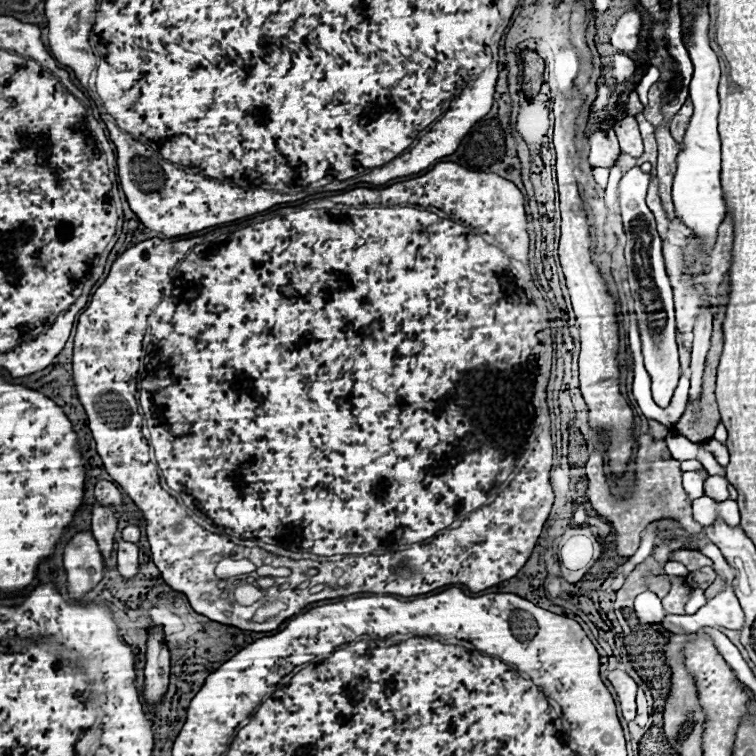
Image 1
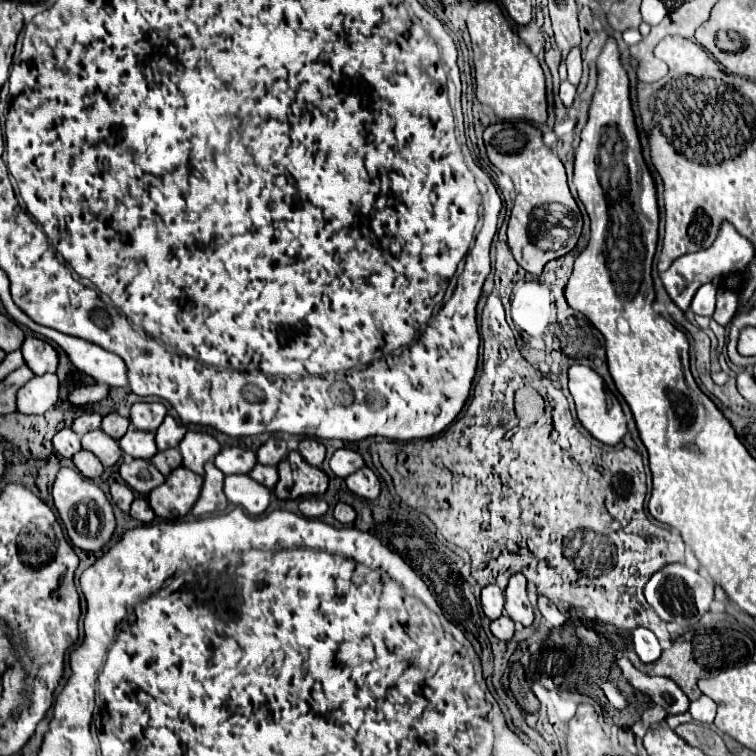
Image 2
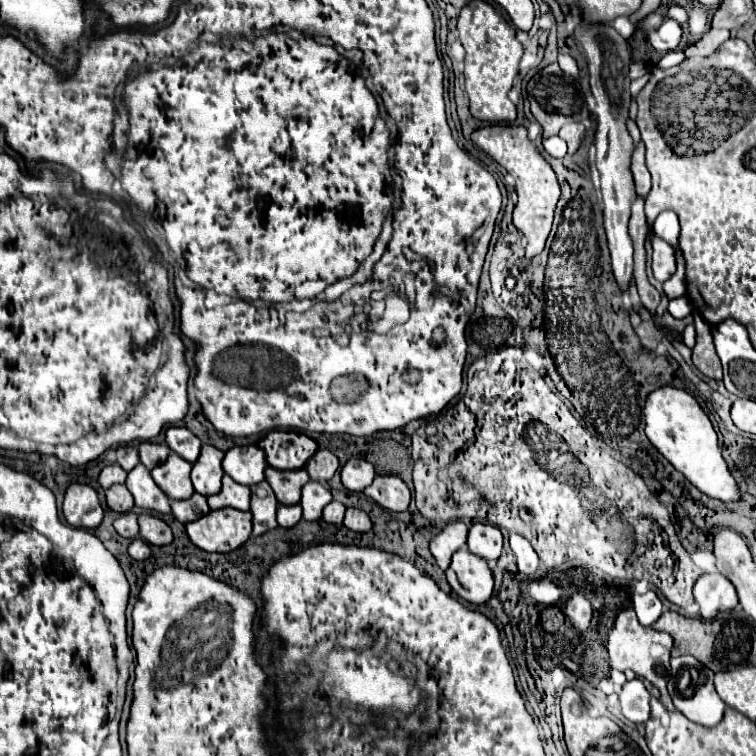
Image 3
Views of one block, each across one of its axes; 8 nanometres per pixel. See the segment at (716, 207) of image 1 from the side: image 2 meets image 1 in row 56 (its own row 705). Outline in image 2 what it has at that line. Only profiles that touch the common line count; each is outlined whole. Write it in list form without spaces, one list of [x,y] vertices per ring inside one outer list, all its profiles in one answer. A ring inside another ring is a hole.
[[[700,696],[698,700],[694,700],[690,704],[690,714],[694,720],[698,720],[702,724],[712,724],[716,718],[716,704],[708,696]]]

